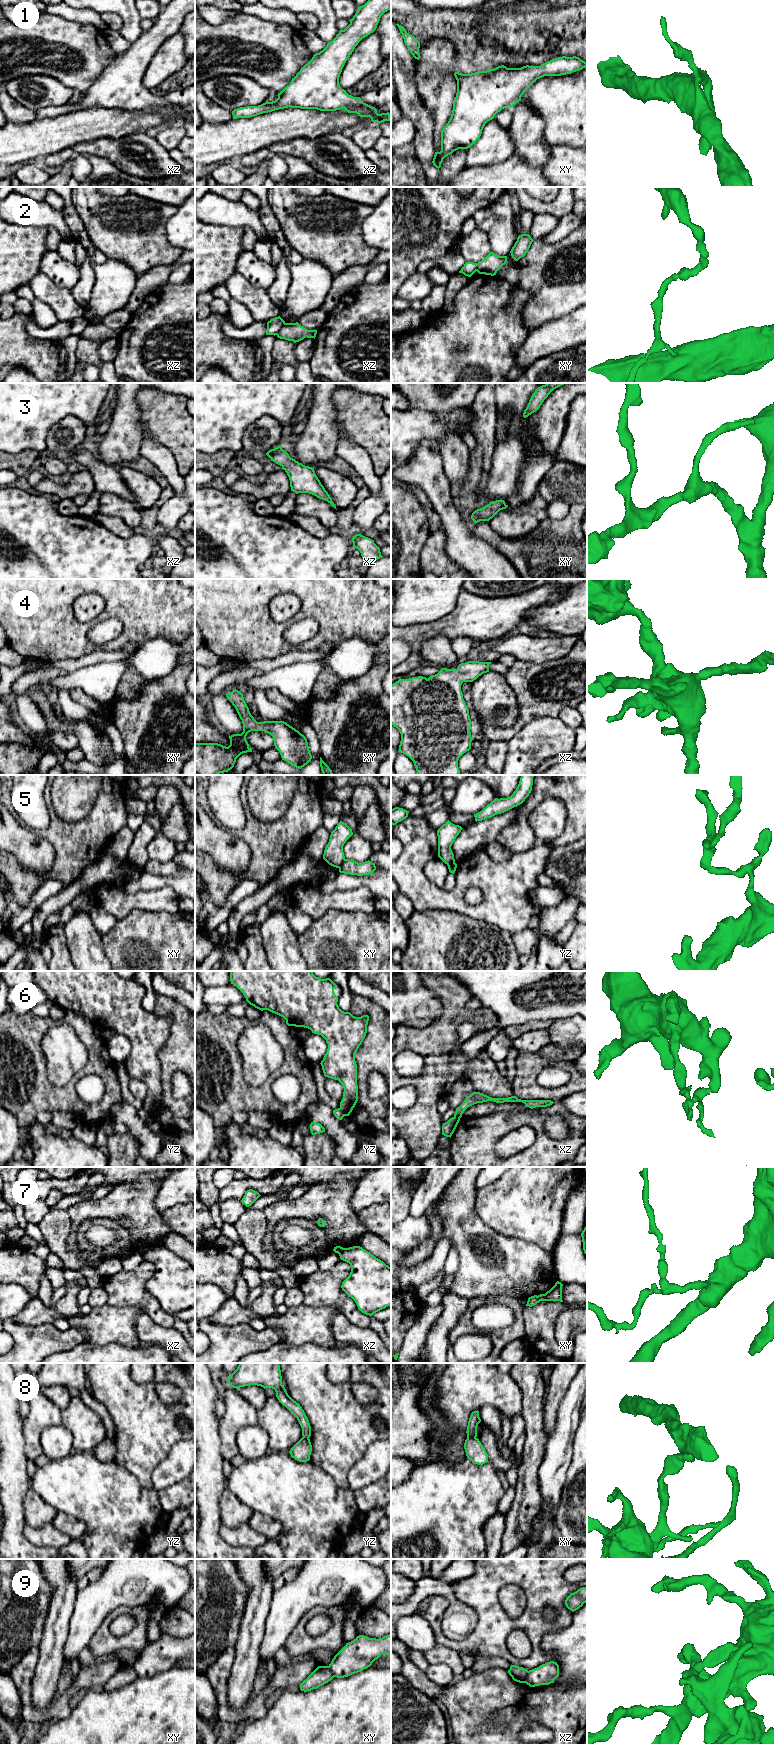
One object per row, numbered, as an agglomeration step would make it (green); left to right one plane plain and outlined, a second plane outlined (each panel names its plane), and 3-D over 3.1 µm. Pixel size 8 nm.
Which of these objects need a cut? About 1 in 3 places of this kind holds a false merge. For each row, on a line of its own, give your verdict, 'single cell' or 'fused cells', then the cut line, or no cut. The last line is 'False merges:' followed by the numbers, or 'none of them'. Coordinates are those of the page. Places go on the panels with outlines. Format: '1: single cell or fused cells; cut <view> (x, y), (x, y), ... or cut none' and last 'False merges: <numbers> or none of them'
1: single cell; cut none
2: fused cells; cut xz (285, 323), (276, 334)
3: single cell; cut none
4: single cell; cut none
5: fused cells; cut xy (345, 859), (339, 868)
6: fused cells; cut yz (339, 1108), (345, 1115)
7: fused cells; cut xy (537, 1296), (540, 1300)
8: fused cells; cut xy (467, 1436), (475, 1438)
9: fused cells; cut xz (528, 1671), (524, 1682)
False merges: 2, 5, 6, 7, 8, 9

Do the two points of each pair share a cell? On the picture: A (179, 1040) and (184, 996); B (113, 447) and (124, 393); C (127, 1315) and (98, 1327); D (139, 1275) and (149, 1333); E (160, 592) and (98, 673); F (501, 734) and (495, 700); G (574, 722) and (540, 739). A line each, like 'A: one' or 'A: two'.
A: two
B: one
C: one
D: two
E: two
F: two
G: two

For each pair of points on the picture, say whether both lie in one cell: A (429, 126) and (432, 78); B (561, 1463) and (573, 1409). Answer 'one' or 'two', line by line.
A: two
B: one

